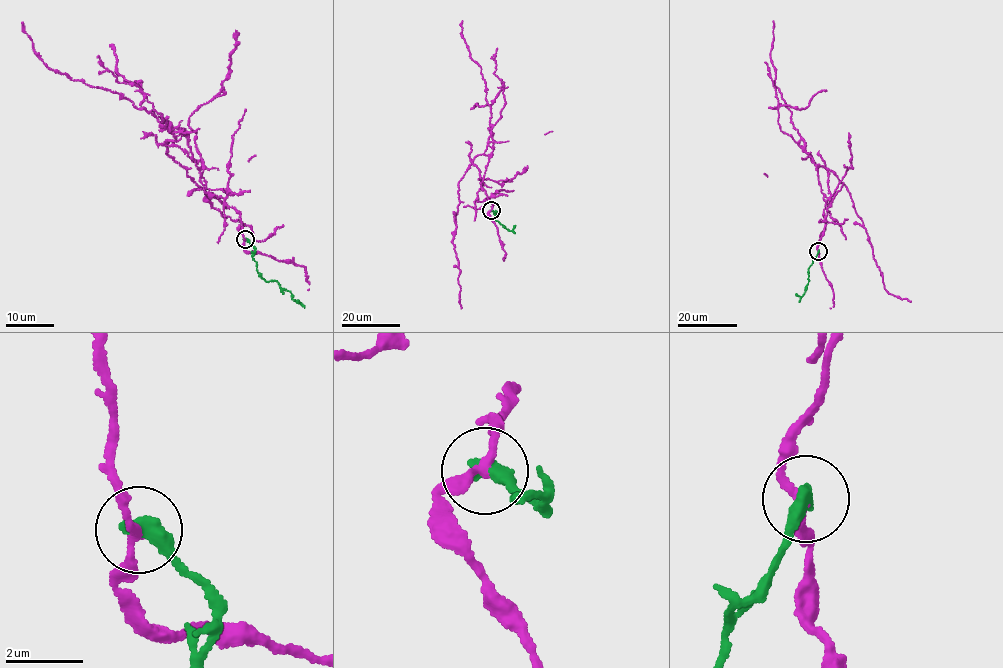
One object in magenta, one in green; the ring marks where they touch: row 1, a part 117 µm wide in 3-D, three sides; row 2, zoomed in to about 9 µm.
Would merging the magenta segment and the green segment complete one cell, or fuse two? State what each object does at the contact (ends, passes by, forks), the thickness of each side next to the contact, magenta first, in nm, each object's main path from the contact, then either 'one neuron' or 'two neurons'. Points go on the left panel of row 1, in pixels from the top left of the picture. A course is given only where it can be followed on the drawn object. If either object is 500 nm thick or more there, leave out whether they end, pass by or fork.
magenta passes by; green ends there; 190 nm thick on the magenta side, 440 nm on the other; magenta runs (245, 239), (239, 214), (205, 191), (201, 162), (165, 142), (210, 206), (250, 227), (254, 239), (283, 225); green runs (245, 239), (252, 246), (257, 273), (266, 281), (277, 281), (298, 300); two neurons

